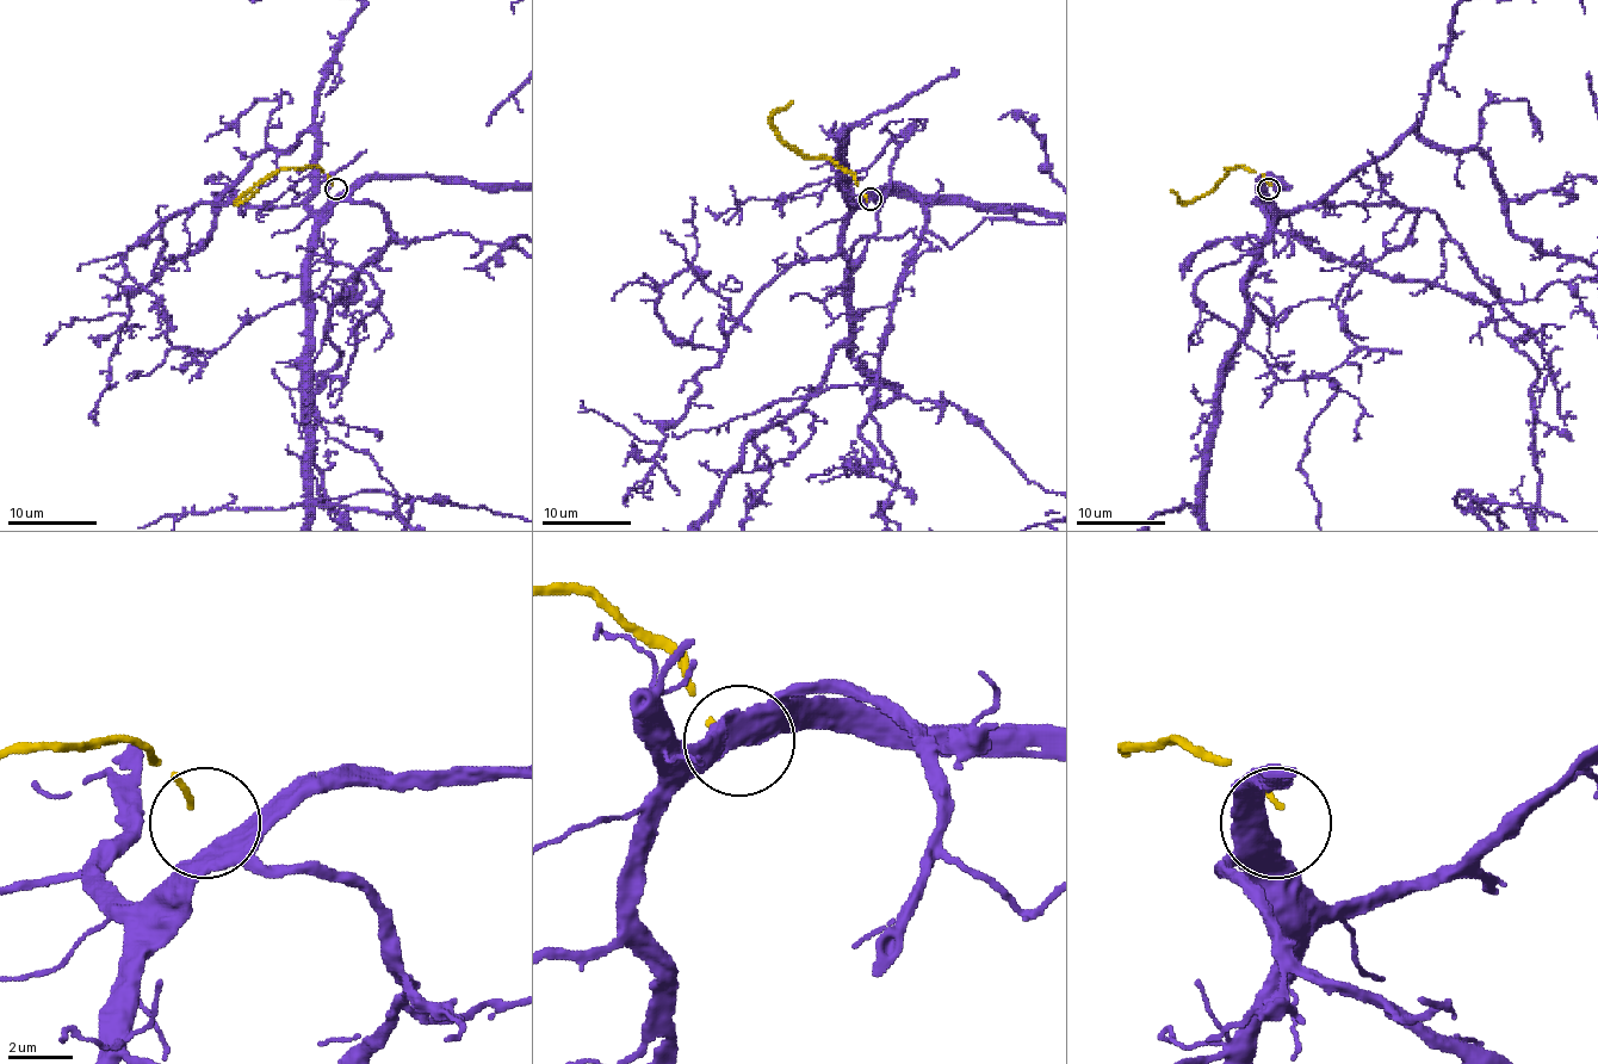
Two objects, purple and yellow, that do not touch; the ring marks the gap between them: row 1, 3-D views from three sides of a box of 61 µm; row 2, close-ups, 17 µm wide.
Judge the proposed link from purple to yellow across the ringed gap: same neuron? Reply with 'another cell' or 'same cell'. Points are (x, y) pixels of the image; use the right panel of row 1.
same cell

